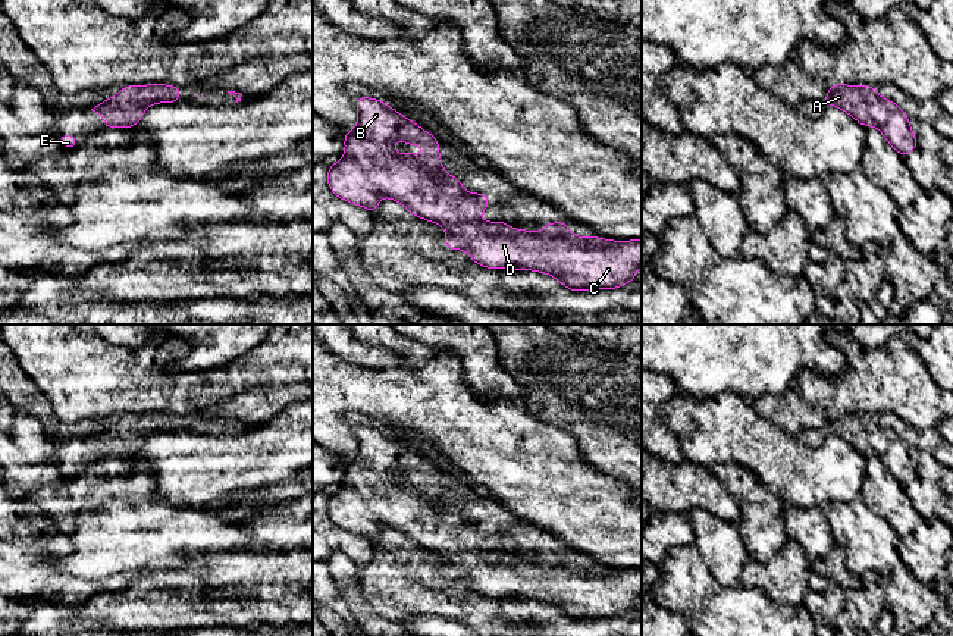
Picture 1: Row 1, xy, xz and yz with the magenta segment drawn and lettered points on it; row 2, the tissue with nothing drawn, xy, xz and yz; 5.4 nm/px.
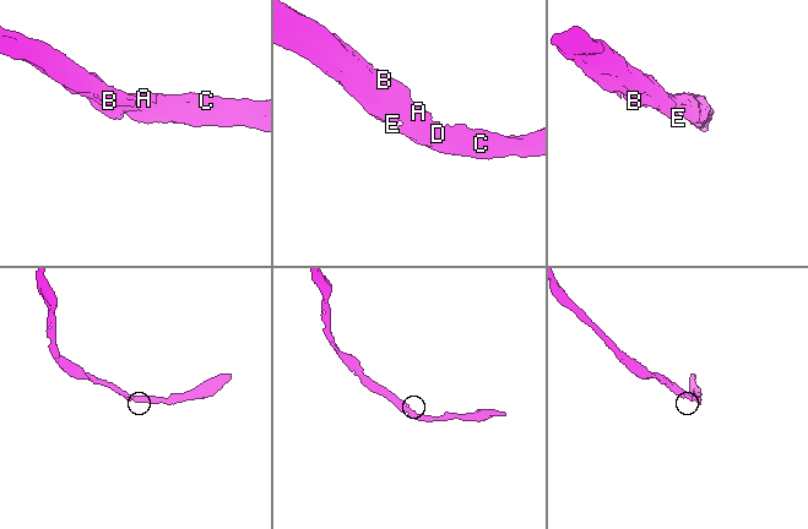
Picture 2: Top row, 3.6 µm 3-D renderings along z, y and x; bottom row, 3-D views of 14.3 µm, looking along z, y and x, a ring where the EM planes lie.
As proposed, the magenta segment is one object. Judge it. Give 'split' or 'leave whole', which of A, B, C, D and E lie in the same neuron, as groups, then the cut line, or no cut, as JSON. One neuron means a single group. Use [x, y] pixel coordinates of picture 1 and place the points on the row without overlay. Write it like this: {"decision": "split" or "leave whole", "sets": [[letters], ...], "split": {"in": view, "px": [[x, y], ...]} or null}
{"decision": "leave whole", "sets": [["A", "B", "C", "D", "E"]], "split": null}

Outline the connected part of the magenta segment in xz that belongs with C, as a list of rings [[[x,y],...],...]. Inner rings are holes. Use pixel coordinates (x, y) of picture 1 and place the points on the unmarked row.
[[[357,426],[355,436],[358,439],[358,454],[342,464],[345,470],[345,485],[333,495],[327,496],[327,513],[332,521],[341,529],[349,530],[355,535],[363,535],[376,542],[379,529],[382,526],[392,527],[402,532],[408,542],[426,548],[432,552],[441,552],[446,560],[448,567],[443,574],[448,579],[467,579],[470,588],[488,598],[518,598],[536,599],[551,604],[571,620],[593,620],[593,618],[615,618],[623,617],[624,612],[636,610],[636,599],[642,596],[642,570],[609,570],[601,568],[596,564],[590,567],[580,567],[568,561],[568,552],[545,552],[543,560],[529,561],[524,558],[511,558],[505,551],[485,551],[479,548],[479,542],[489,536],[488,523],[465,521],[458,507],[448,504],[443,499],[439,486],[439,470],[417,452],[404,447],[396,439],[391,438],[380,429]],[[402,469],[405,473],[417,473],[427,479],[426,485],[413,485],[404,482],[398,485],[394,480],[394,471]]]

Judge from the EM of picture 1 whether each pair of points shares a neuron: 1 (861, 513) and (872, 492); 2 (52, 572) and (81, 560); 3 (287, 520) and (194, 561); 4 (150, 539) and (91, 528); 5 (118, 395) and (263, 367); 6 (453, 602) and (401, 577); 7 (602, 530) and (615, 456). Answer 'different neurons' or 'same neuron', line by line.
1: different neurons
2: different neurons
3: different neurons
4: same neuron
5: same neuron
6: same neuron
7: different neurons

